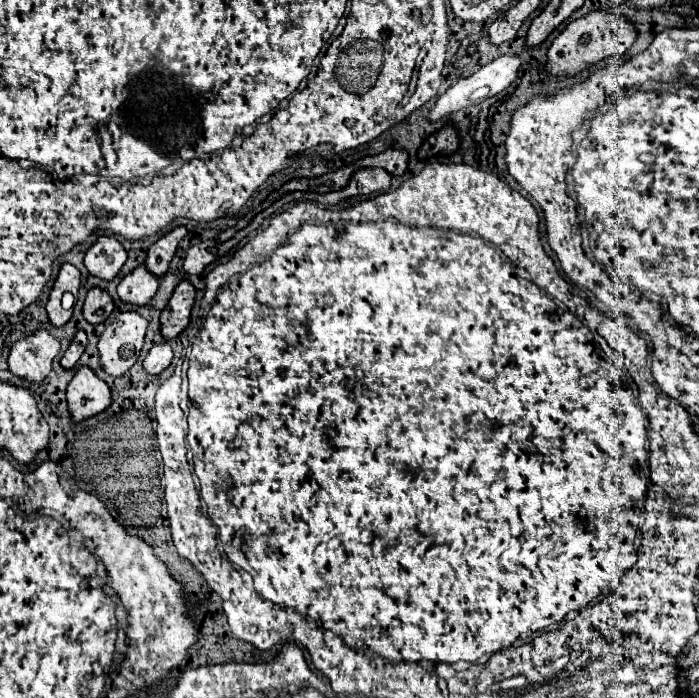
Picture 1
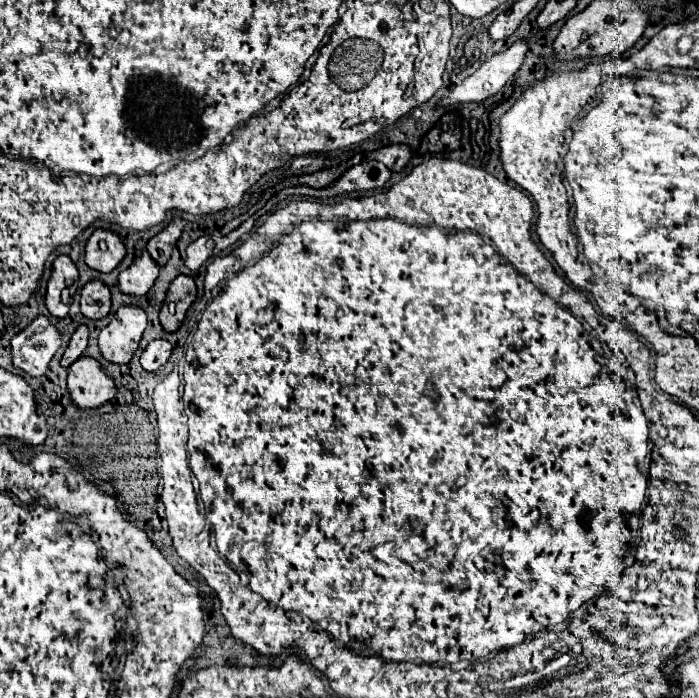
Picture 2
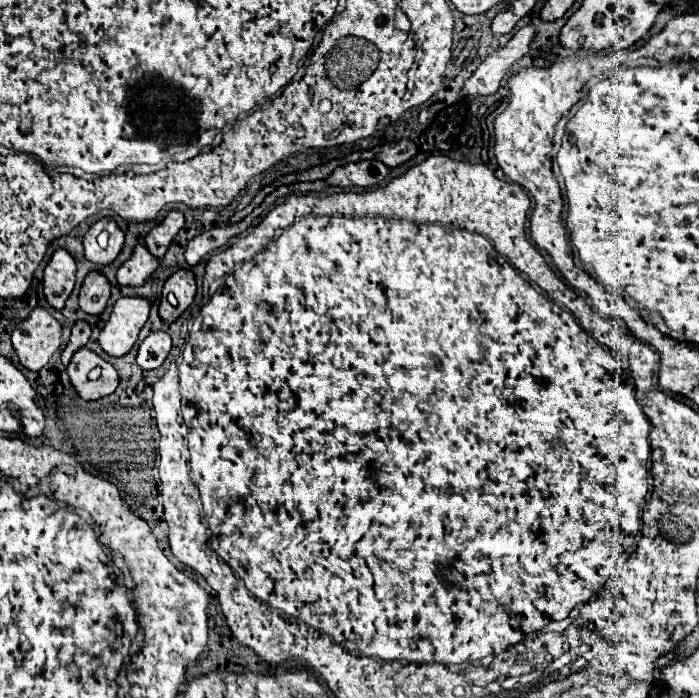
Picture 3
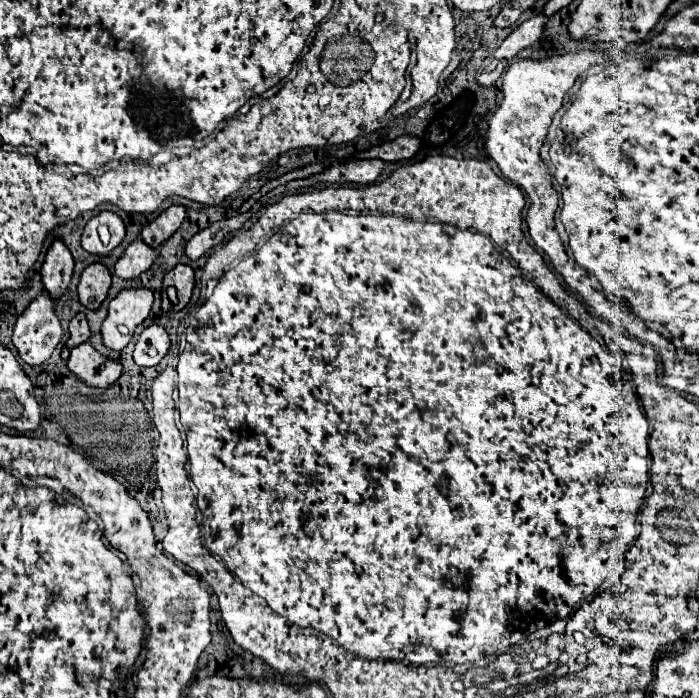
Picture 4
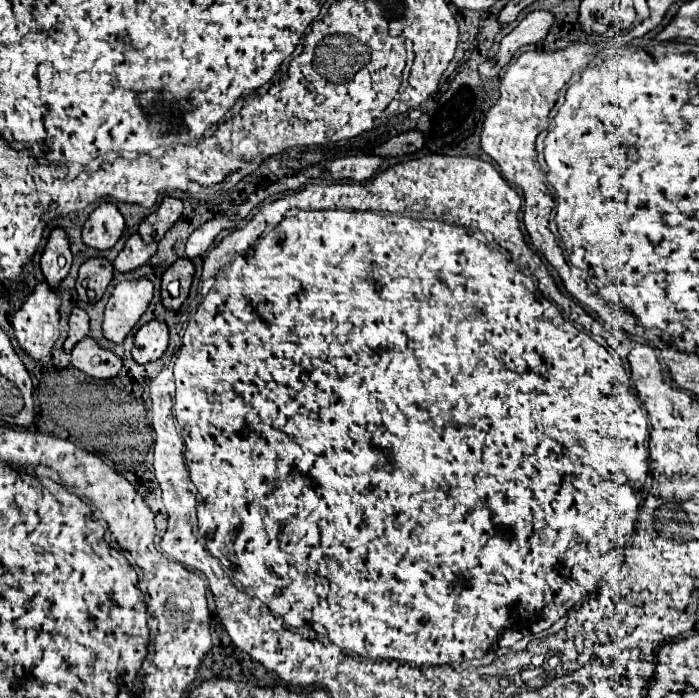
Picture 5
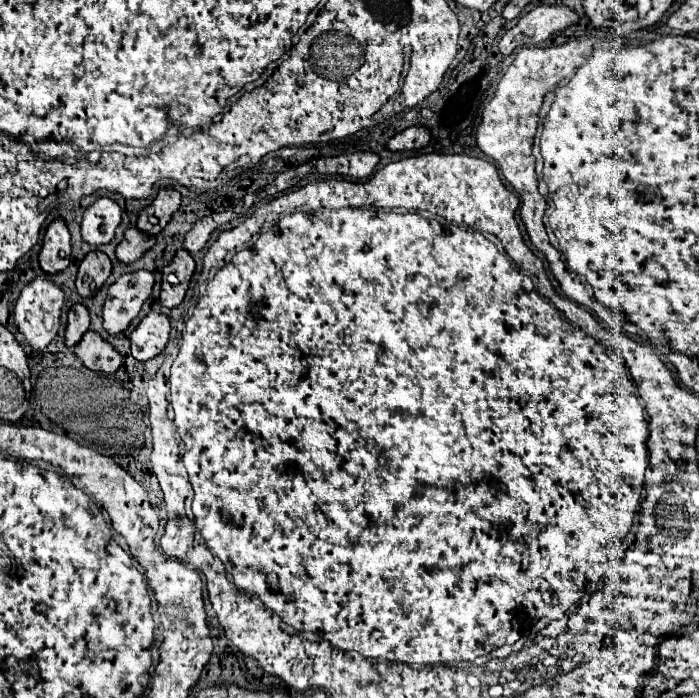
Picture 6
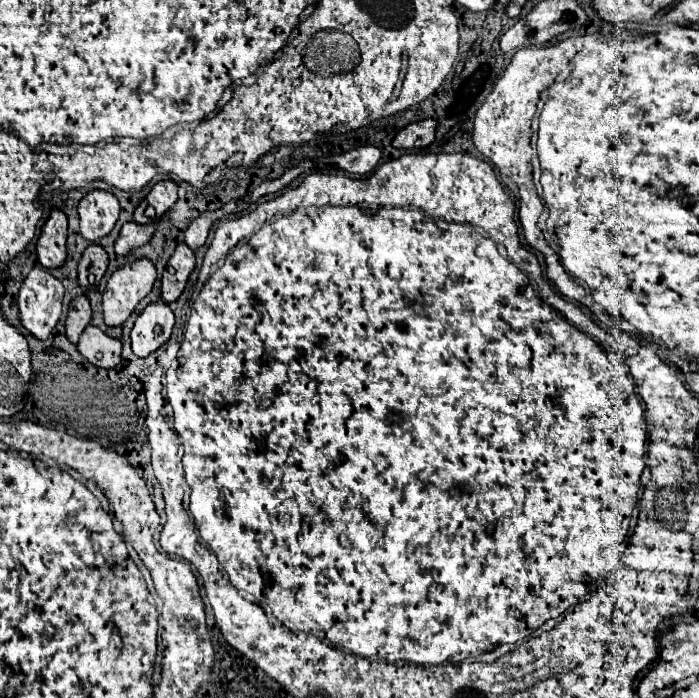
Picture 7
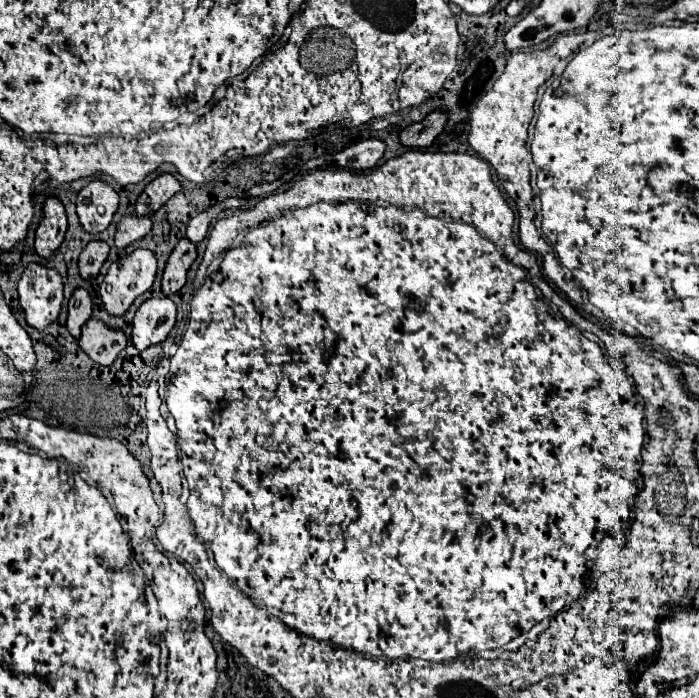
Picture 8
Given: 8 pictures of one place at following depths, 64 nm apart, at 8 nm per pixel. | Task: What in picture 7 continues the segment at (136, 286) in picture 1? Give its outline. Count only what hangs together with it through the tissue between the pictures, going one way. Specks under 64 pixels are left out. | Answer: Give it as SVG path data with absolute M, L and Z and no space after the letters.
M126 222L120 230L118 240L116 240L116 254L128 256L134 248L148 244L152 234L154 234L152 226L140 226L140 224L134 224L134 222Z

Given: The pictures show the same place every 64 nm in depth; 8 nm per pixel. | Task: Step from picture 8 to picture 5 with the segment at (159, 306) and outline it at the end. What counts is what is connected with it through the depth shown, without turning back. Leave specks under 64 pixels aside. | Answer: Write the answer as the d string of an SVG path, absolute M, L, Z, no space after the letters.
M152 320L136 332L132 358L138 364L148 364L162 358L166 348L168 348L168 326L164 322Z

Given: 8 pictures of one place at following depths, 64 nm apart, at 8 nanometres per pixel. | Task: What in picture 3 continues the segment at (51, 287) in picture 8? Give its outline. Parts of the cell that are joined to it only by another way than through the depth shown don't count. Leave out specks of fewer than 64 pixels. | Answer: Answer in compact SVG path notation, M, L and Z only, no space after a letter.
M34 308L30 312L30 318L24 320L12 334L12 346L20 364L32 372L40 372L48 364L50 356L60 348L60 344L62 344L62 326L44 308Z

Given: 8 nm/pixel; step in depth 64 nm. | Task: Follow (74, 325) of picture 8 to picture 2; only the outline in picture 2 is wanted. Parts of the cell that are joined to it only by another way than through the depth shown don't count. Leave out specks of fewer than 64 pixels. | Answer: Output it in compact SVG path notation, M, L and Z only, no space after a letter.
M78 326L78 330L72 334L70 344L62 356L62 366L68 368L72 362L76 362L76 358L80 358L84 354L88 346L88 328L86 326Z

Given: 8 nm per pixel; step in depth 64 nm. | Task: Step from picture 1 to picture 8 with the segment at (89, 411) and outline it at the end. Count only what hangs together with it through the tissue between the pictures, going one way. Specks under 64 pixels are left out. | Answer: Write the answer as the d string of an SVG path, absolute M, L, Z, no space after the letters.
M90 318L78 340L80 348L100 366L110 366L126 346L126 336L122 330L112 330L104 322Z

